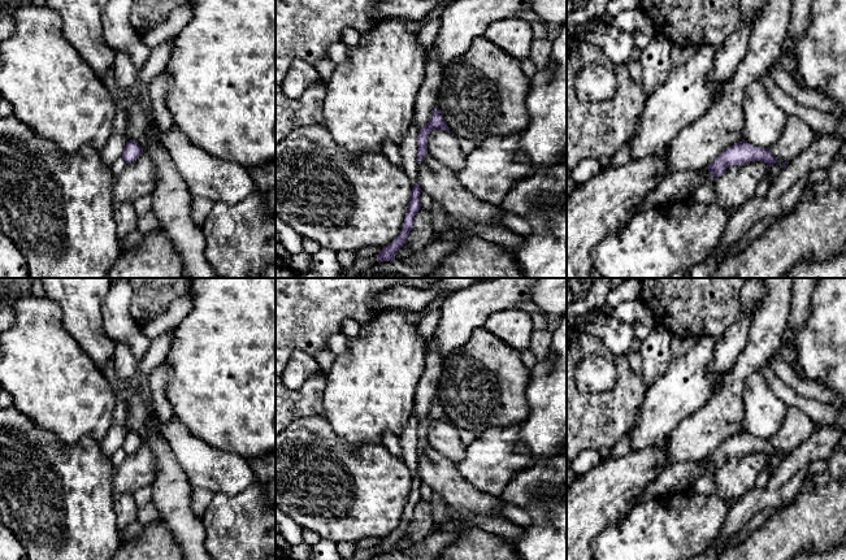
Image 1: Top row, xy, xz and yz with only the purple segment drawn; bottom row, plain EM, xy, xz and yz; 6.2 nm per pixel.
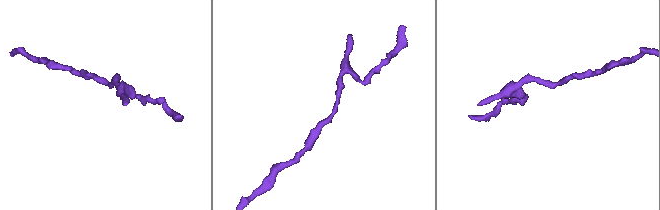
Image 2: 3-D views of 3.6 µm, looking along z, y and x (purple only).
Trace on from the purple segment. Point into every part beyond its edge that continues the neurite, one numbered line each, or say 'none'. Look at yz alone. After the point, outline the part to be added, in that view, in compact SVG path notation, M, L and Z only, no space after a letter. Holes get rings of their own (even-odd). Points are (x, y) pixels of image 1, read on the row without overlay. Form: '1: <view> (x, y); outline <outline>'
none

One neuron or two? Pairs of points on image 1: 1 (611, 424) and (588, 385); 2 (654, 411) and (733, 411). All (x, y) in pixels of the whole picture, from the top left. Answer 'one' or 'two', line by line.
1: two
2: two

